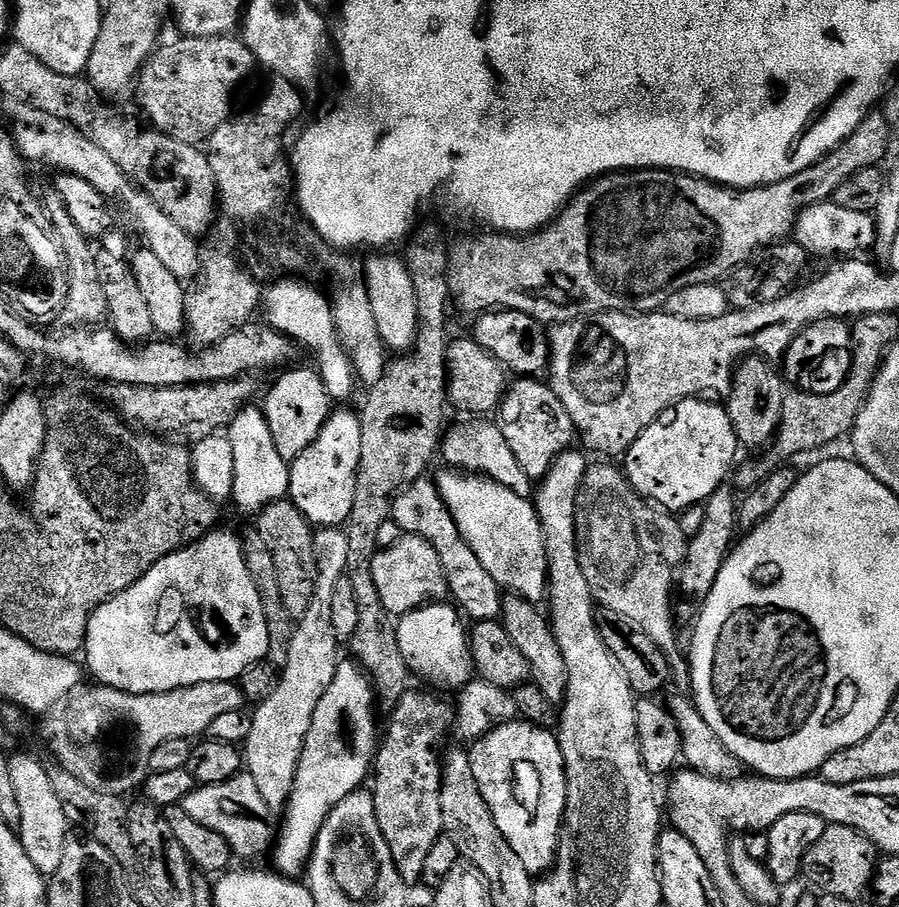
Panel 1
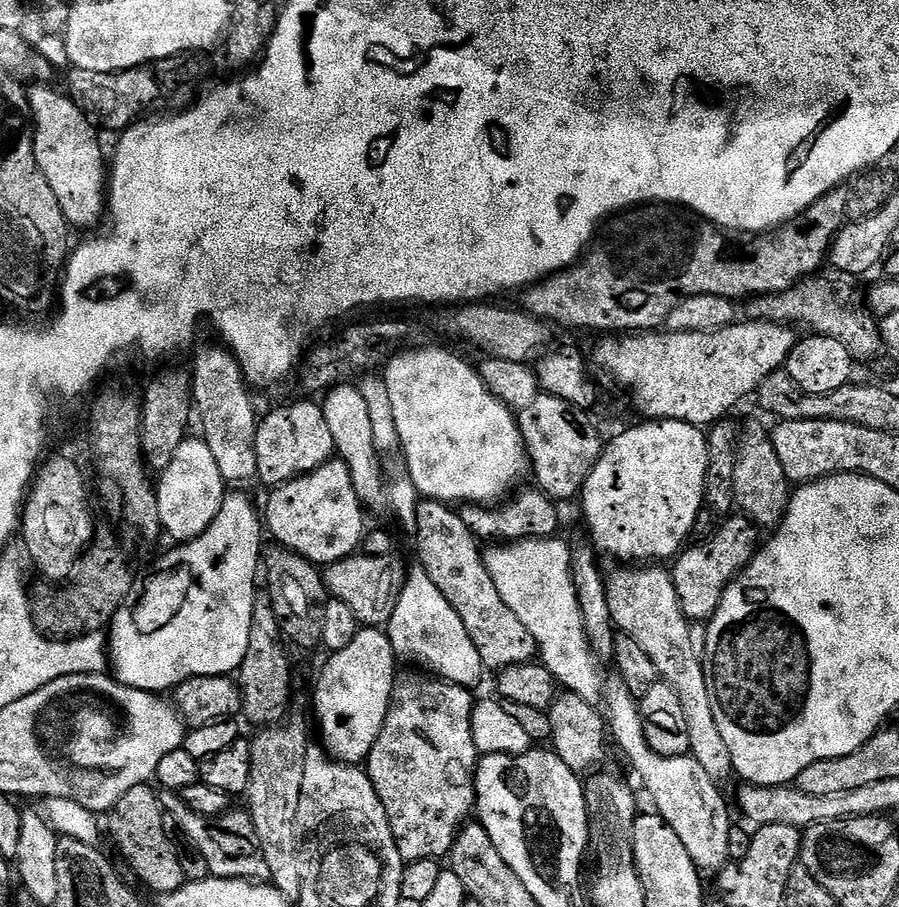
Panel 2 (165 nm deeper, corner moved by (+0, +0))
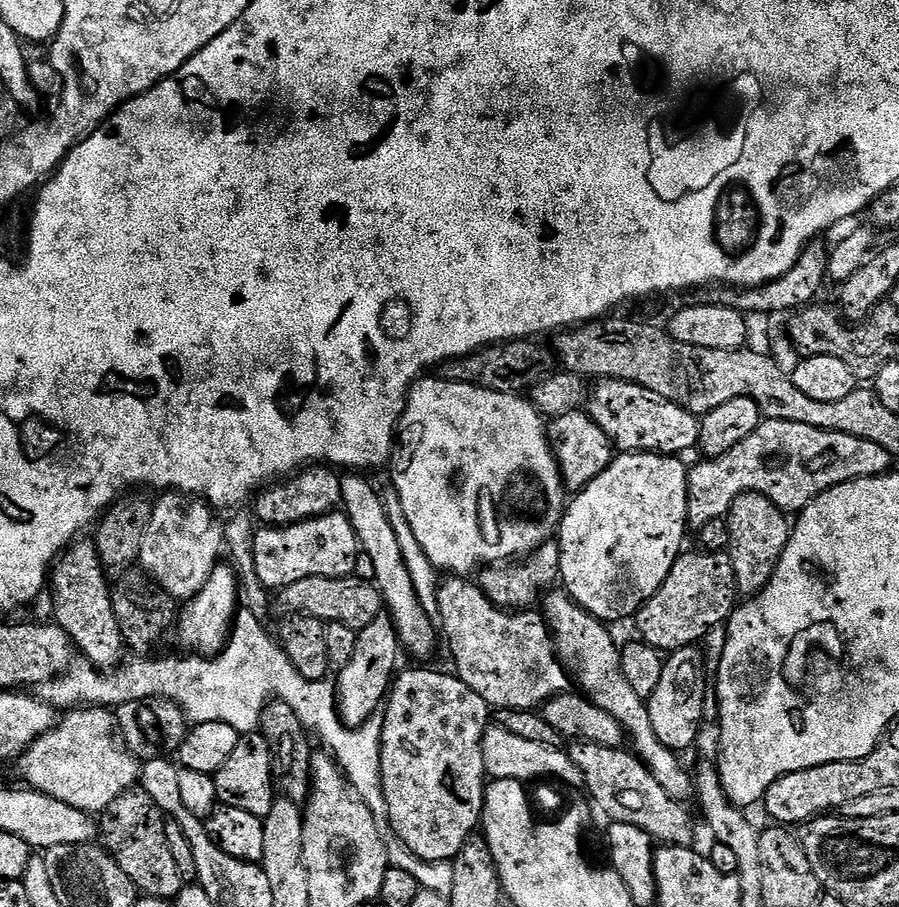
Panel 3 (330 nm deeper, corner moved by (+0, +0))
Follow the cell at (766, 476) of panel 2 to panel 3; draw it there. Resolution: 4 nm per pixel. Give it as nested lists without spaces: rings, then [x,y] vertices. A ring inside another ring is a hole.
[[[743,492],[728,511],[726,519],[732,539],[730,555],[736,575],[736,587],[741,597],[751,598],[770,582],[776,564],[782,558],[788,539],[792,536],[793,525],[790,523],[789,513],[757,492]]]

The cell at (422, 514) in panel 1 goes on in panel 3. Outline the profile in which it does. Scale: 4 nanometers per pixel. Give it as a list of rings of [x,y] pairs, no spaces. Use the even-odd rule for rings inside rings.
[[[464,574],[449,575],[439,585],[437,610],[443,637],[445,634],[448,638],[448,648],[452,651],[453,662],[456,663],[455,675],[462,682],[466,682],[466,686],[470,686],[470,690],[474,690],[478,698],[485,700],[489,709],[536,710],[550,698],[569,691],[570,673],[556,651],[556,641],[552,639],[548,621],[539,611],[500,608],[480,589],[475,579]]]

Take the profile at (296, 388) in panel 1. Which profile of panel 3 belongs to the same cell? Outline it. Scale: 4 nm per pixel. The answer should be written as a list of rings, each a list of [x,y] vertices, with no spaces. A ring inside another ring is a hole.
[[[317,462],[291,473],[279,482],[269,483],[255,500],[254,516],[261,525],[269,528],[289,528],[292,524],[337,511],[342,505],[342,476],[335,467]]]

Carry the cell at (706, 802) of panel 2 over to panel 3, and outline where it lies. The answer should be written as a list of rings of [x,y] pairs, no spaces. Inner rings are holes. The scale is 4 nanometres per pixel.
[[[552,590],[543,597],[542,615],[548,621],[548,628],[552,632],[552,639],[556,641],[556,651],[564,667],[569,673],[580,683],[579,691],[592,700],[602,710],[609,712],[612,717],[619,722],[624,728],[625,733],[636,743],[634,747],[635,755],[644,761],[646,767],[654,774],[654,778],[658,778],[658,782],[662,786],[662,790],[666,790],[666,794],[670,794],[676,801],[687,801],[687,796],[691,797],[694,792],[694,780],[686,769],[680,765],[681,757],[673,752],[671,748],[662,746],[662,742],[658,742],[658,734],[654,734],[654,726],[650,723],[650,710],[647,703],[642,698],[638,698],[637,692],[631,688],[630,682],[626,682],[626,674],[622,674],[620,669],[620,649],[619,643],[612,641],[612,636],[608,633],[609,625],[598,619],[594,614],[587,612],[581,604],[577,604],[567,591]]]

